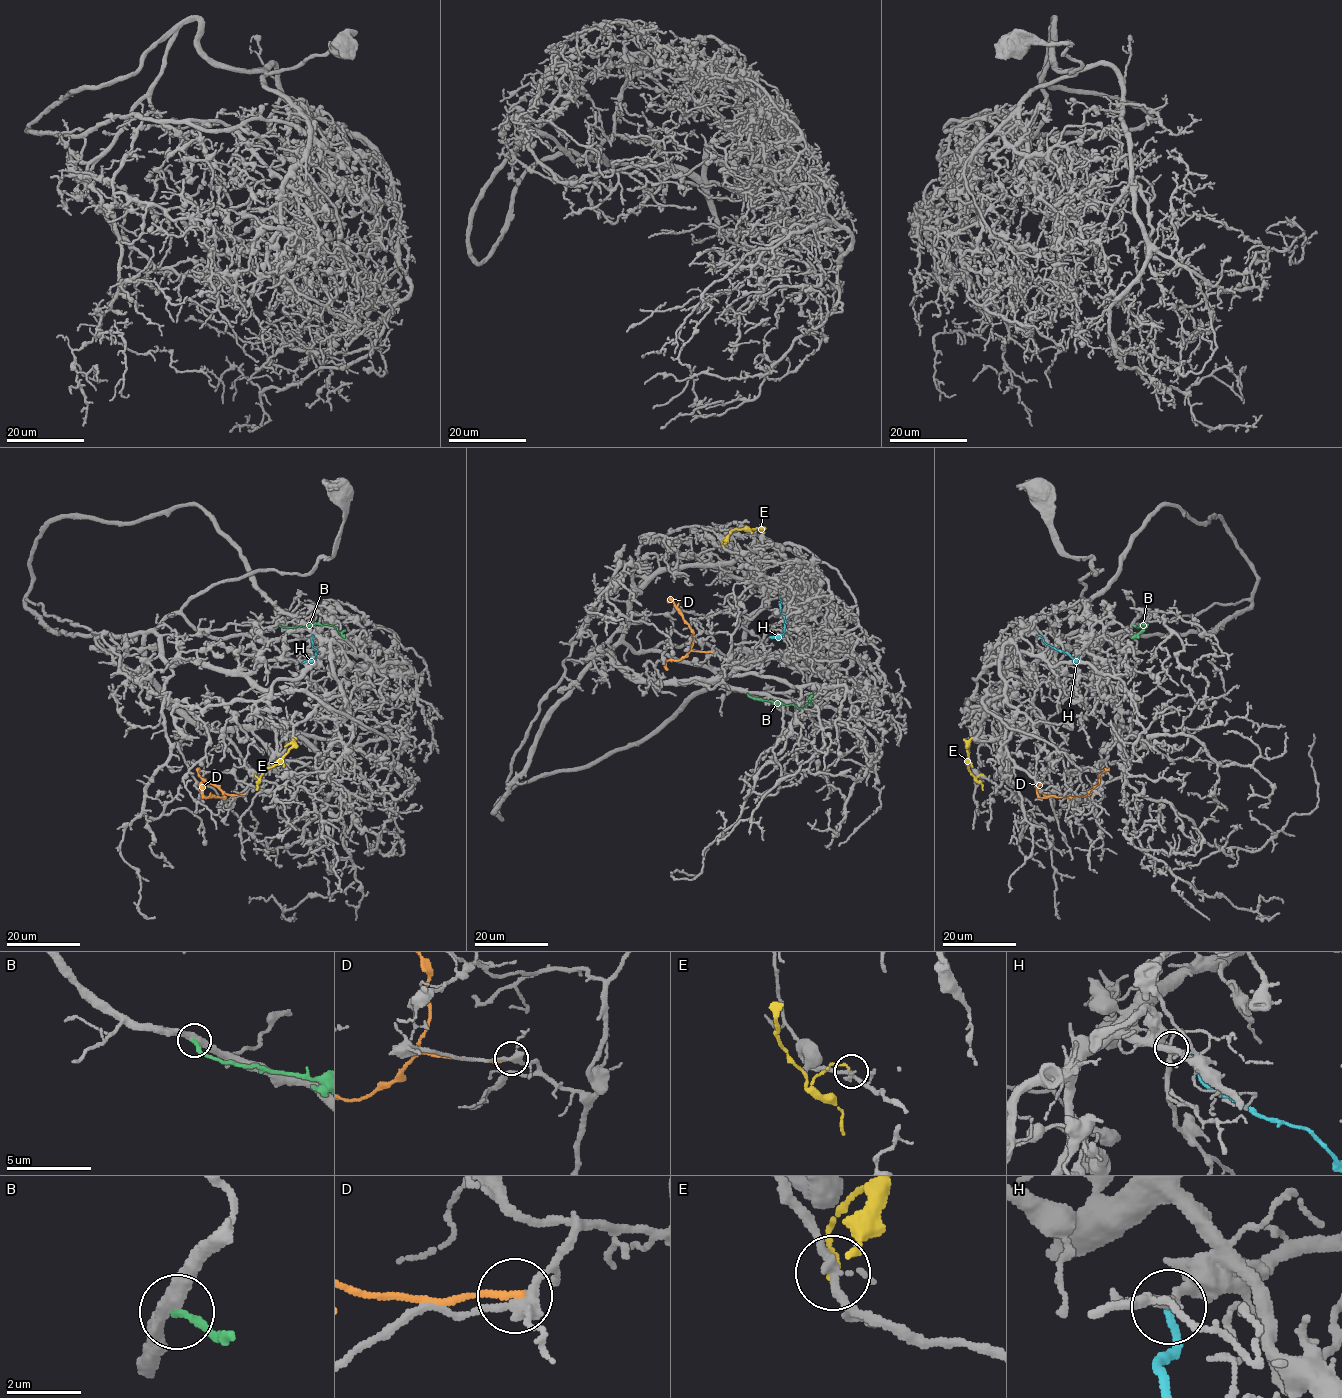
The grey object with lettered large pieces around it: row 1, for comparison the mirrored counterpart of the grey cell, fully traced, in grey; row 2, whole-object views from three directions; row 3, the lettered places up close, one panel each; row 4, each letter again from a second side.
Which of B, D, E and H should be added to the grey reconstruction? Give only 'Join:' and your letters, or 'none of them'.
Join: E

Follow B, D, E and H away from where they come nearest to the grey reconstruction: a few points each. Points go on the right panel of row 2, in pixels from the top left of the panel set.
B: (1132, 625), (1136, 627), (1146, 626), (1131, 638)
D: (1091, 794), (1041, 798), (1037, 787), (1041, 782)
E: (984, 776), (975, 778), (968, 769), (966, 744), (969, 746)
H: (1037, 635), (1051, 646), (1066, 652), (1076, 663)

